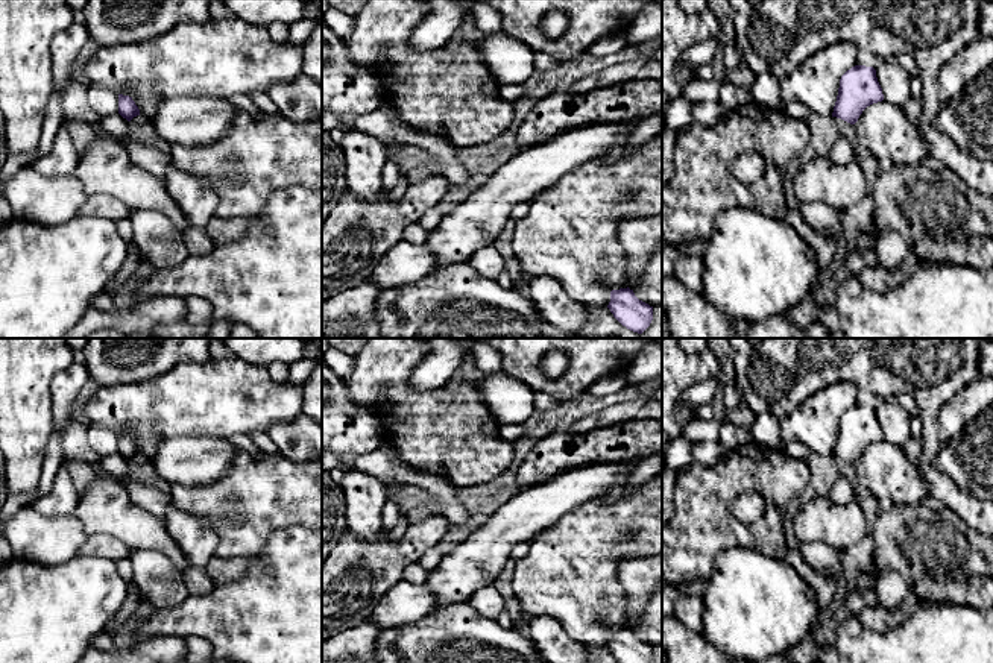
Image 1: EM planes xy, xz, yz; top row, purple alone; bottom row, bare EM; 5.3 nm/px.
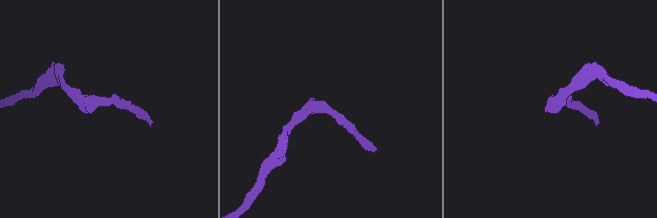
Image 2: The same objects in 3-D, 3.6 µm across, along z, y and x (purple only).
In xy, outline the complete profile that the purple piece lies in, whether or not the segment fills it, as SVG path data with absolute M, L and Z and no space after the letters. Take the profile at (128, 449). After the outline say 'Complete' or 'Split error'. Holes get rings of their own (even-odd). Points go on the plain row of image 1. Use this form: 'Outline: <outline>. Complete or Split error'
Outline: M118 434L118 454L131 461L134 457L140 455L140 449L132 437Z. Complete

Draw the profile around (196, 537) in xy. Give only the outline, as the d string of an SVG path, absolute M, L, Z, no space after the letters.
M173 502L169 504L164 520L170 537L187 555L188 564L205 567L219 545L213 522L208 517L191 516Z

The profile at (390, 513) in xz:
M387 501L383 508L383 522L381 522L383 533L387 534L389 531L392 531L398 525L399 519L401 519L399 507L392 501Z

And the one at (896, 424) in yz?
M879 399L875 410L884 440L902 448L913 437L909 414L897 404L885 399Z

